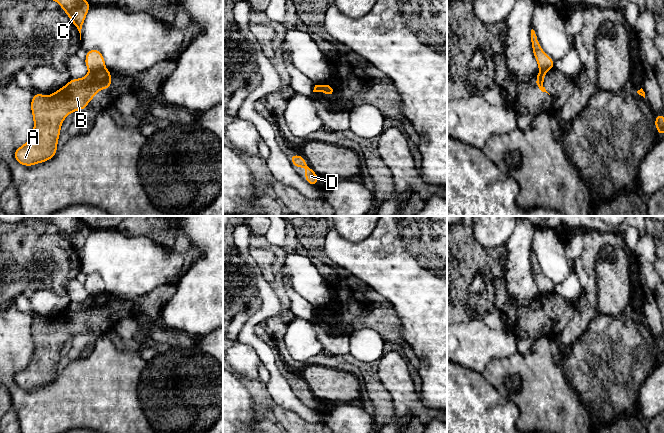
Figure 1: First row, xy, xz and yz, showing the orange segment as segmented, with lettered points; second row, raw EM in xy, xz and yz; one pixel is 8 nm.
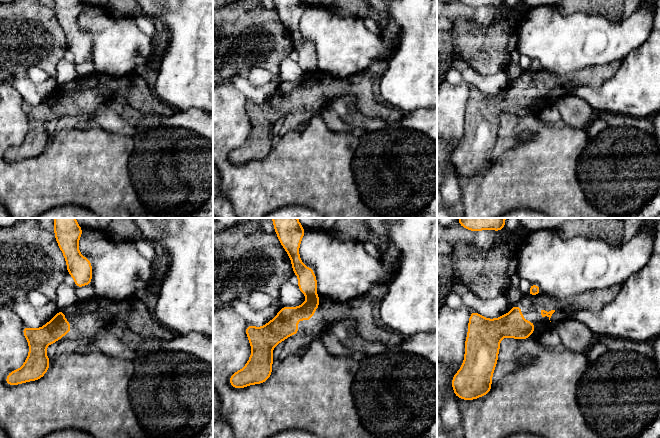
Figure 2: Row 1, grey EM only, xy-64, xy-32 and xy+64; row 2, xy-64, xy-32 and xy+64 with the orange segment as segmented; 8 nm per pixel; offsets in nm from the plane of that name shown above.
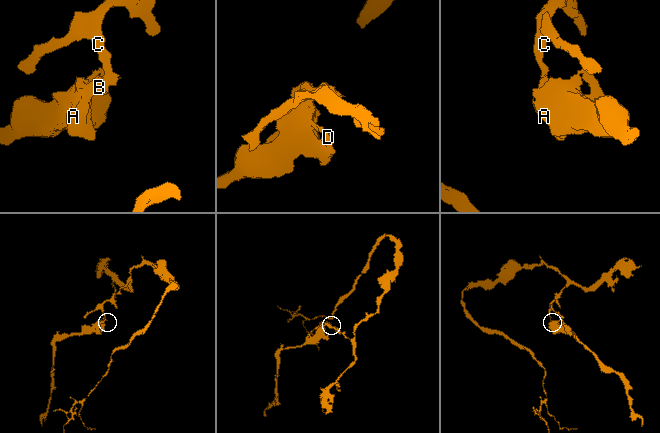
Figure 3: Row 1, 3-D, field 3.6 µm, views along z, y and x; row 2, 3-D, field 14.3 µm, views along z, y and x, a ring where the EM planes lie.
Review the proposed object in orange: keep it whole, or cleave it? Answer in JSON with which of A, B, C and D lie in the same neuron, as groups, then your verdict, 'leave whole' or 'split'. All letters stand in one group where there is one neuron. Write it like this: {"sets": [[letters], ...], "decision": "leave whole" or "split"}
{"sets": [["A", "B", "D"], ["C"]], "decision": "split"}

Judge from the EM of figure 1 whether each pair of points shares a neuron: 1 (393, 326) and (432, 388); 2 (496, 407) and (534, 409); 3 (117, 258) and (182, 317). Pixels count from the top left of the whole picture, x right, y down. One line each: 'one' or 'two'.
1: two
2: two
3: two

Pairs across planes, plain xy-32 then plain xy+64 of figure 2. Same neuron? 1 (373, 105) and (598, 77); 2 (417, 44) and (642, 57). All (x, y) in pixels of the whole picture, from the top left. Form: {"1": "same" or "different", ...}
{"1": "same", "2": "same"}

